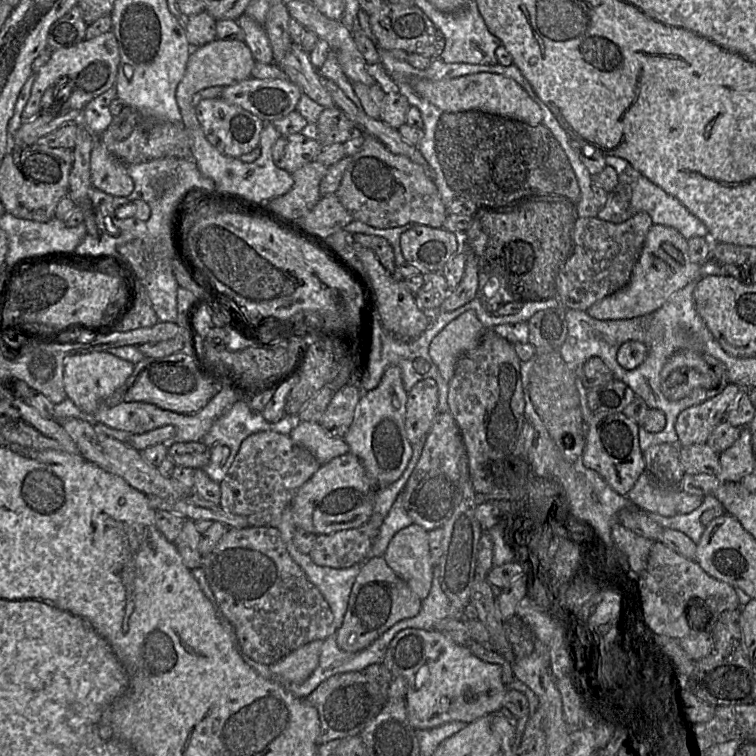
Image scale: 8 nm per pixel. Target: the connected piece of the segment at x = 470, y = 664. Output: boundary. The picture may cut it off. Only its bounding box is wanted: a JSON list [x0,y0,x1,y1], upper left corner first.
[383,628,531,744]

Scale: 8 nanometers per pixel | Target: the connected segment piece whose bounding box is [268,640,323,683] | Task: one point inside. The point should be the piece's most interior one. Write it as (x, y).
(297, 666)

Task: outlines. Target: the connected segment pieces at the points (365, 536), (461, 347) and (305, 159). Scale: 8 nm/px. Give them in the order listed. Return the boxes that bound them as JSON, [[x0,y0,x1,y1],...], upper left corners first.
[[308,523,378,568],[429,310,486,382],[272,132,321,174]]

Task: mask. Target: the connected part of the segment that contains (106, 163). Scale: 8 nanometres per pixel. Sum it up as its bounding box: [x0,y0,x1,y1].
[90,140,134,197]

